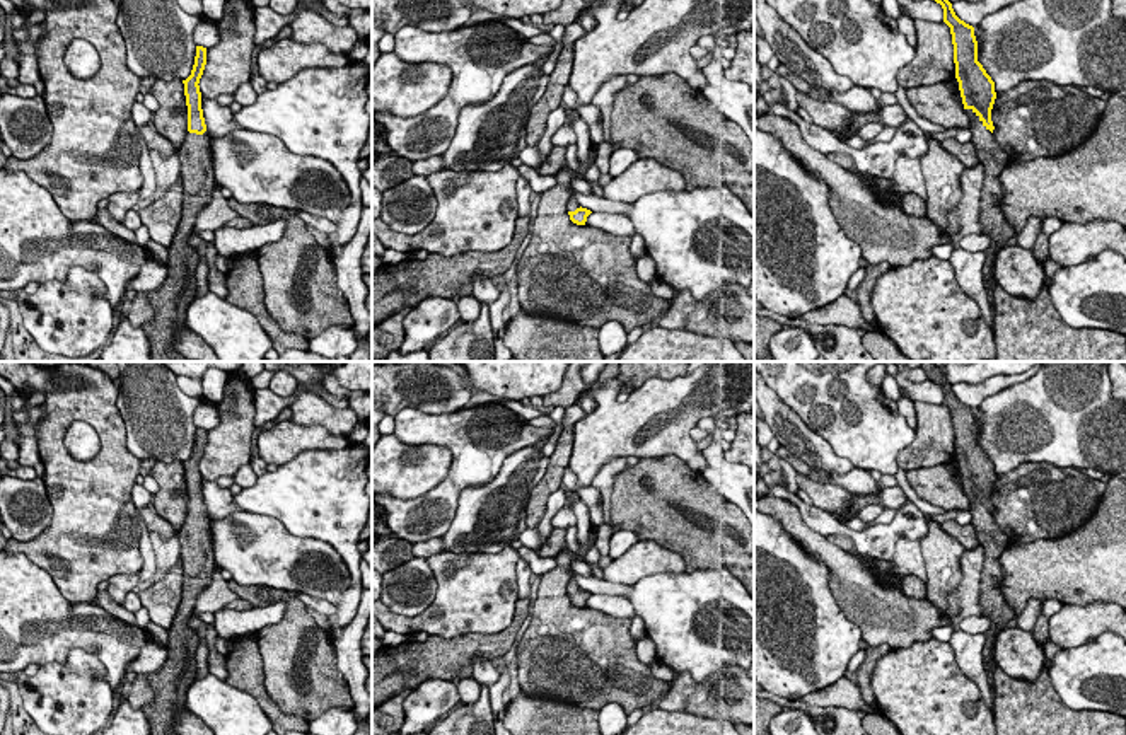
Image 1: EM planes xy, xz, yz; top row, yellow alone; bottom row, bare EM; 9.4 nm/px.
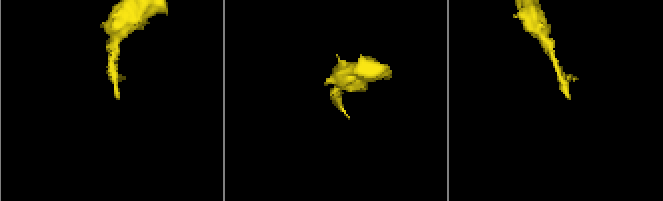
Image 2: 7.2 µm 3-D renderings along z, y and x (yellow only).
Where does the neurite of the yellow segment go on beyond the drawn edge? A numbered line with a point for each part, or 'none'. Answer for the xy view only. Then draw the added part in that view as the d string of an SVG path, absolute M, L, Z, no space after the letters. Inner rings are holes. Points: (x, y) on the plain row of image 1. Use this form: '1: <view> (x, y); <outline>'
1: xy (169, 684); M186 513L184 525L177 532L183 561L183 599L167 629L167 658L159 672L148 674L154 701L142 709L150 725L150 735L179 735L176 732L177 709L188 708L186 691L194 680L196 650L201 633L189 626L200 592L212 583L215 558L210 539L212 522Z

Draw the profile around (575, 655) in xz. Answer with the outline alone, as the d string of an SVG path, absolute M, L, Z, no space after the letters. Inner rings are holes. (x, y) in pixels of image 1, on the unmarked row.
M590 532L577 553L565 547L556 556L556 566L541 575L532 621L517 646L517 682L527 696L597 711L607 703L618 703L631 713L667 694L670 682L653 677L650 667L638 660L630 617L619 619L570 602L566 587L572 580L572 563L582 561L594 542L595 535Z

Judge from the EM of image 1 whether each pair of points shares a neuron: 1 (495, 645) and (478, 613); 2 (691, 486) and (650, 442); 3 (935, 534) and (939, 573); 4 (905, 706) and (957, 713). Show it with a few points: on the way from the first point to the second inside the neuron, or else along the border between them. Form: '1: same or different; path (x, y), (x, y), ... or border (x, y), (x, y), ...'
1: different; border (516, 602), (512, 621), (502, 630), (451, 638)
2: different; border (642, 456), (678, 456), (700, 471)
3: same; path (935, 544), (939, 563)
4: same; path (918, 706), (944, 711)

